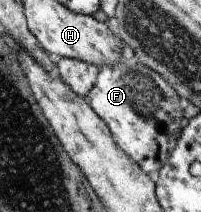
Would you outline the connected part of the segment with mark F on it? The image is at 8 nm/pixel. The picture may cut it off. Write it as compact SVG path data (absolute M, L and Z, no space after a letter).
M124 45L126 51L115 65L99 66L97 81L89 91L86 101L105 121L113 142L129 155L145 174L160 171L168 161L171 148L182 133L184 114L177 91L157 73L147 67Z

